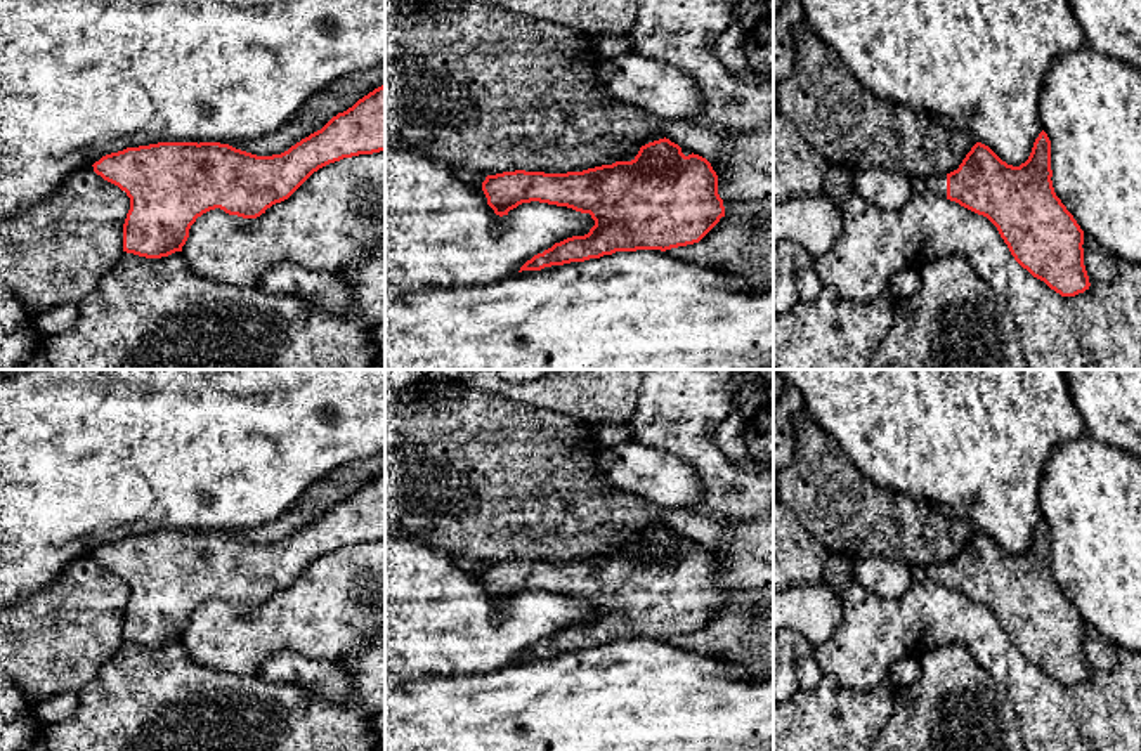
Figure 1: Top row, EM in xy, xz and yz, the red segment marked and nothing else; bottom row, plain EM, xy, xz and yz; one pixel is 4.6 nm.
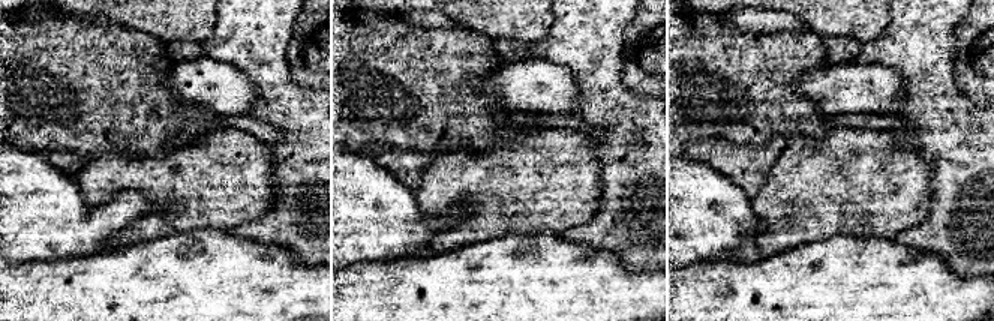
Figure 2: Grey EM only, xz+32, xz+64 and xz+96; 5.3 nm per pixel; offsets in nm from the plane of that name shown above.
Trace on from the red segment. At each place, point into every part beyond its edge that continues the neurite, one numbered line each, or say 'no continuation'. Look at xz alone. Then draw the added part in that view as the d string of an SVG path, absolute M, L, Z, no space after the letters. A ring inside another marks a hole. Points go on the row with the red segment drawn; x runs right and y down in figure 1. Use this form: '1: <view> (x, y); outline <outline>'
no continuation

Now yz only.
1: yz (937, 184); outline M947 173L929 175L926 184L931 193L947 198Z

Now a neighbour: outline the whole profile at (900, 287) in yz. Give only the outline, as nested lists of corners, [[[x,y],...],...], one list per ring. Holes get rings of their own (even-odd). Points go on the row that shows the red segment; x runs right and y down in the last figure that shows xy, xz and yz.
[[[905,267],[893,274],[890,281],[888,295],[893,300],[909,298],[919,290],[919,284],[921,284],[919,269]]]

